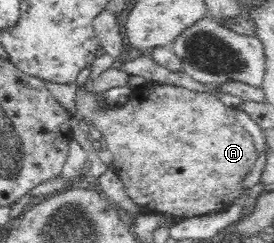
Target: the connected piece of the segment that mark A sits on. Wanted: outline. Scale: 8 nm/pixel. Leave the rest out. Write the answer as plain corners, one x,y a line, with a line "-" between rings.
146,84
134,90
125,106
111,107
98,104
98,94
78,87
75,114
83,117
105,138
111,151
113,170
119,175
126,194
144,211
156,211
168,216
185,218
221,213
248,192
239,188
243,178
255,164
258,154
249,132
238,123
238,109
226,106
213,93
193,92
183,86

